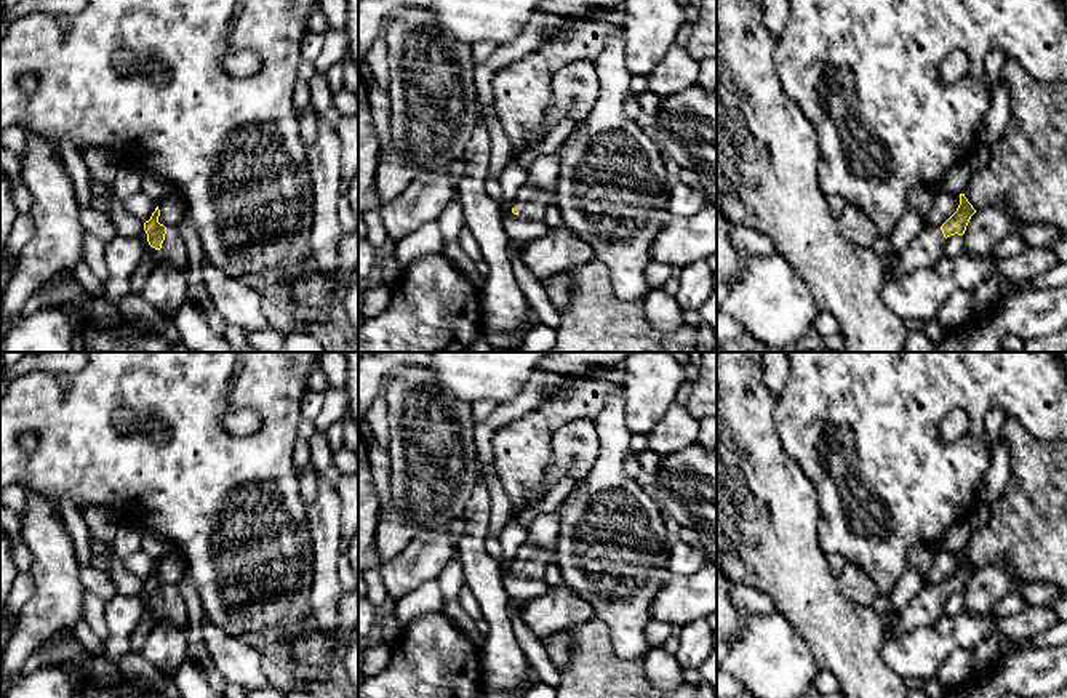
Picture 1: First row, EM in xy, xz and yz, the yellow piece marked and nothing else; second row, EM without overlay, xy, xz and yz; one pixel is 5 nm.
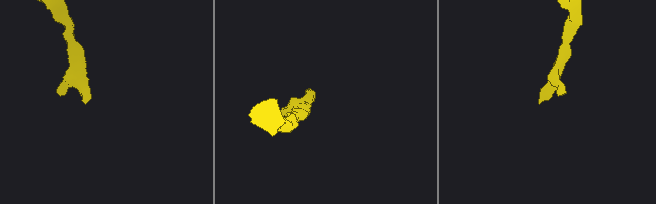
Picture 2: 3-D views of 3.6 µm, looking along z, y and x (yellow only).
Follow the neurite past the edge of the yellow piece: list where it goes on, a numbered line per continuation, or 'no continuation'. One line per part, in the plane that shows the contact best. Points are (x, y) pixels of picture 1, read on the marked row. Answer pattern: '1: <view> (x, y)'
1: xy (173, 252)

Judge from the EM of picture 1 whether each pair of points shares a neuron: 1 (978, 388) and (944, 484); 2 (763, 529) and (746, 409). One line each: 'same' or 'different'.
1: same
2: same

